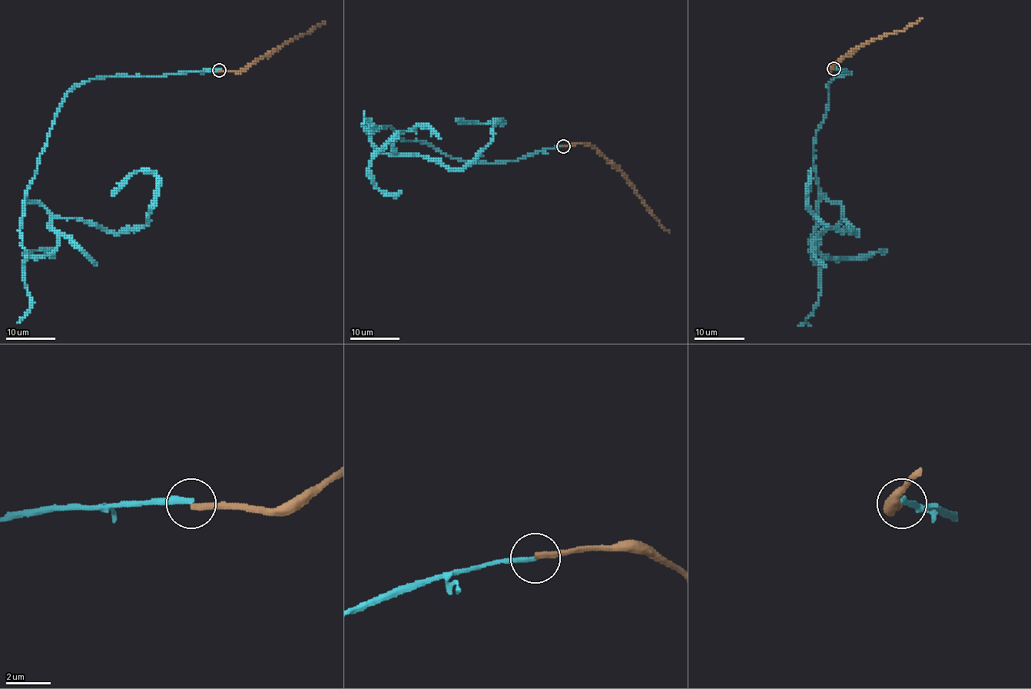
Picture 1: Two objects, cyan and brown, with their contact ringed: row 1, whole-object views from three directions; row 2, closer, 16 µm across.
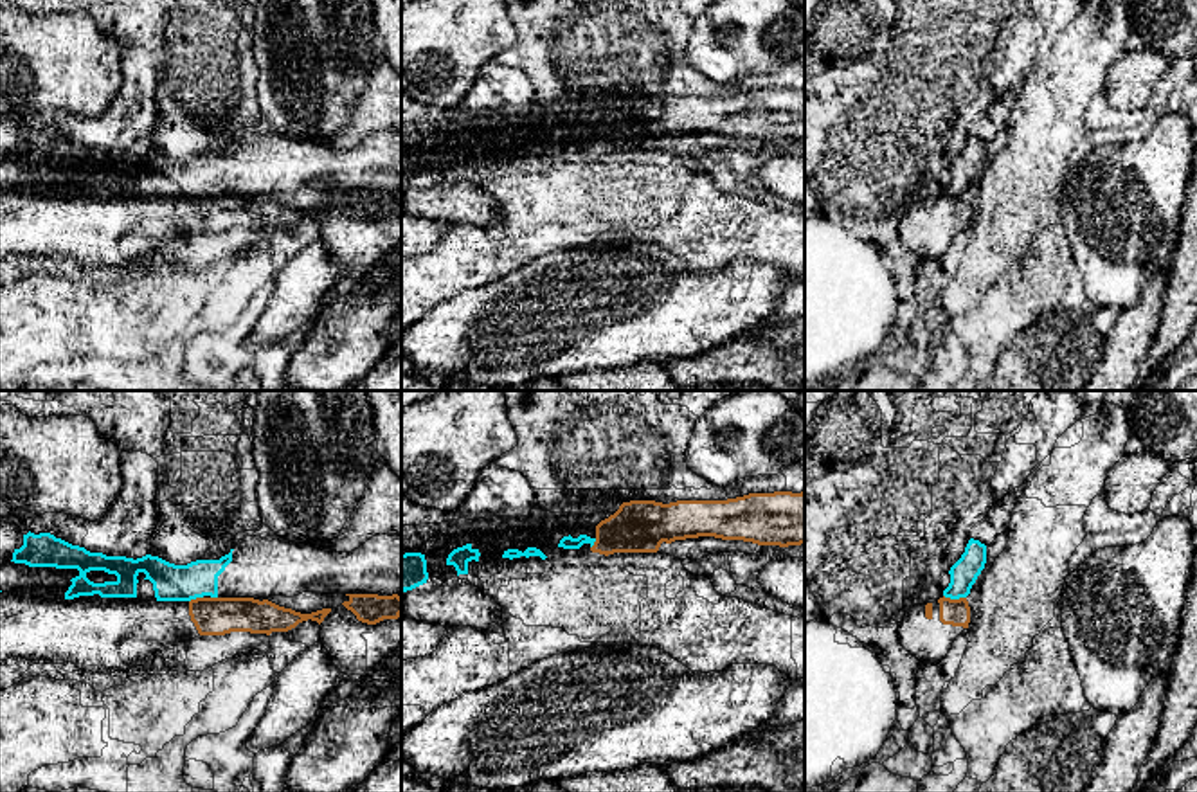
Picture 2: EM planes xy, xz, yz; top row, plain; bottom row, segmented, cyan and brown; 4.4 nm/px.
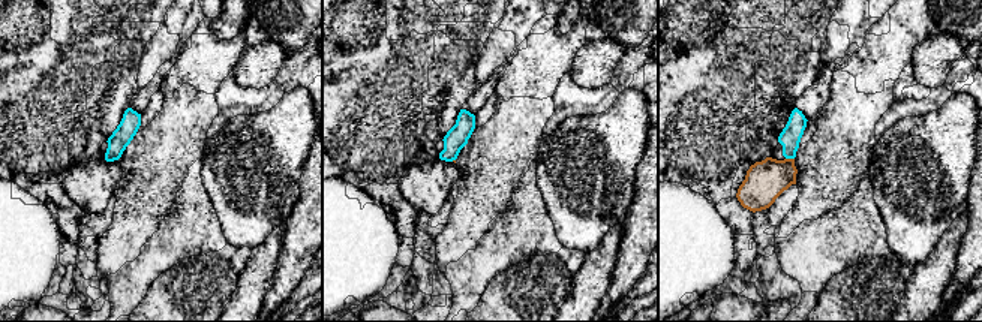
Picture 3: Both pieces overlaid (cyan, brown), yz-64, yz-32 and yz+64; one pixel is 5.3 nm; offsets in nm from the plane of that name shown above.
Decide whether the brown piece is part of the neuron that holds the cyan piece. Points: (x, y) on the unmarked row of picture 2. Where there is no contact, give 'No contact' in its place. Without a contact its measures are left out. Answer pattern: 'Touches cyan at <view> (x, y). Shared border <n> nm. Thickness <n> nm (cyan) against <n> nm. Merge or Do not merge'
Touches cyan at yz (954, 195). Shared border 110 nm. Thickness 120 nm (cyan) against 120 nm. Do not merge

